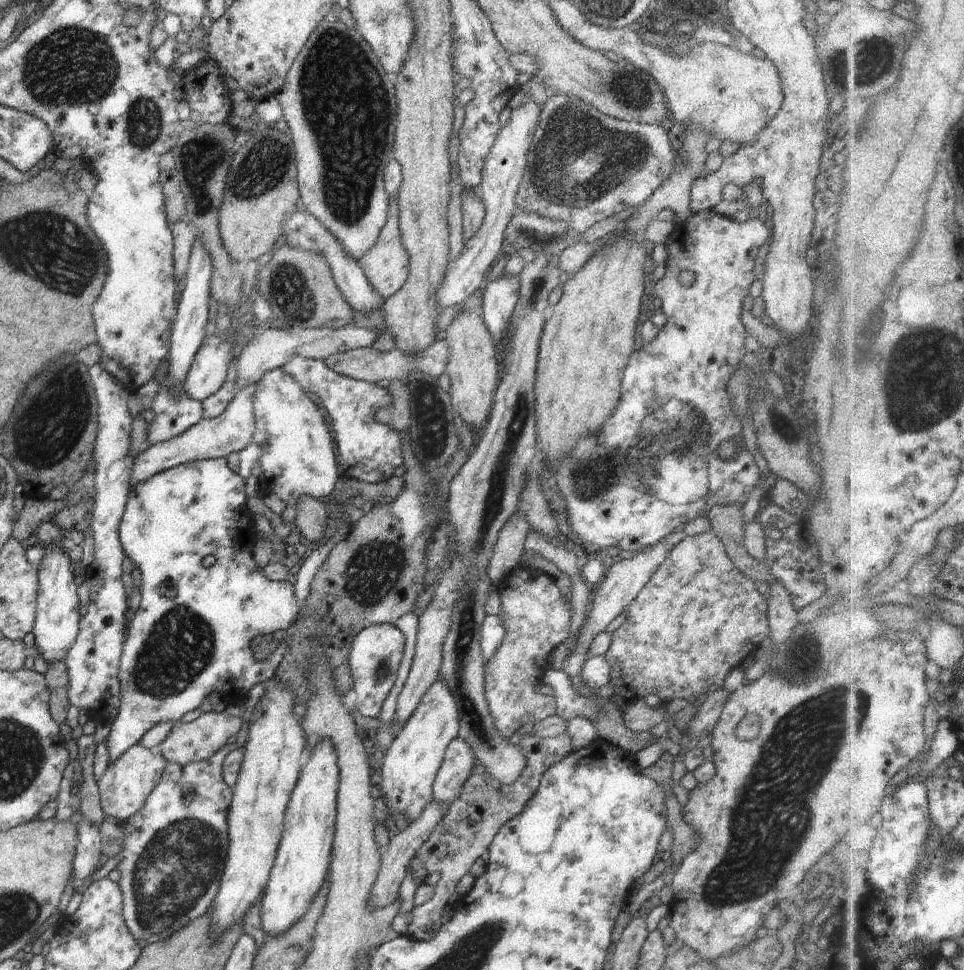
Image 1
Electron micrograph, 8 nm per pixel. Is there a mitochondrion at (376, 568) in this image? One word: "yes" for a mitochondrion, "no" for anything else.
yes

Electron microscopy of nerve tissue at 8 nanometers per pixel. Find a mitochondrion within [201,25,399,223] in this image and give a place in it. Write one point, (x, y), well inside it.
(264, 167)

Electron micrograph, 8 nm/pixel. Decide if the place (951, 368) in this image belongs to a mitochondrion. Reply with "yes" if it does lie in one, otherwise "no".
yes

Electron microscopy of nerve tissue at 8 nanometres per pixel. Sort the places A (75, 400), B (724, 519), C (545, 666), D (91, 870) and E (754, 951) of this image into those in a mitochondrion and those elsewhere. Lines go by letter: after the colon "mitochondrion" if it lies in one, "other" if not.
A: mitochondrion
B: other
C: other
D: other
E: other

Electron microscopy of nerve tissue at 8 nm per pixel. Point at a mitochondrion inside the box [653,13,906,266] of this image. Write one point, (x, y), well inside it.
(873, 59)

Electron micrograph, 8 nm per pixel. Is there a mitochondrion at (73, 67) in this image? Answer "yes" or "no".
yes

